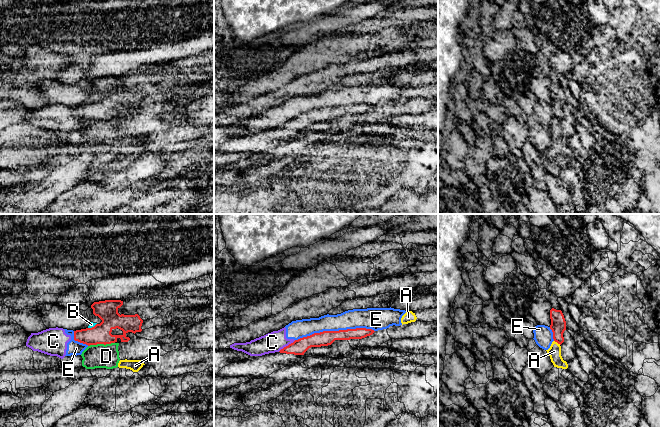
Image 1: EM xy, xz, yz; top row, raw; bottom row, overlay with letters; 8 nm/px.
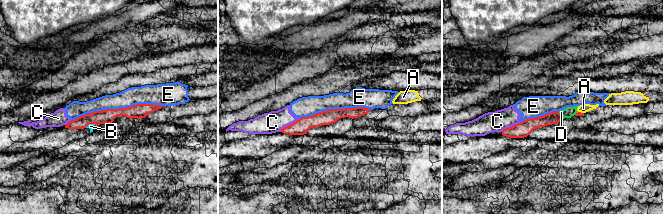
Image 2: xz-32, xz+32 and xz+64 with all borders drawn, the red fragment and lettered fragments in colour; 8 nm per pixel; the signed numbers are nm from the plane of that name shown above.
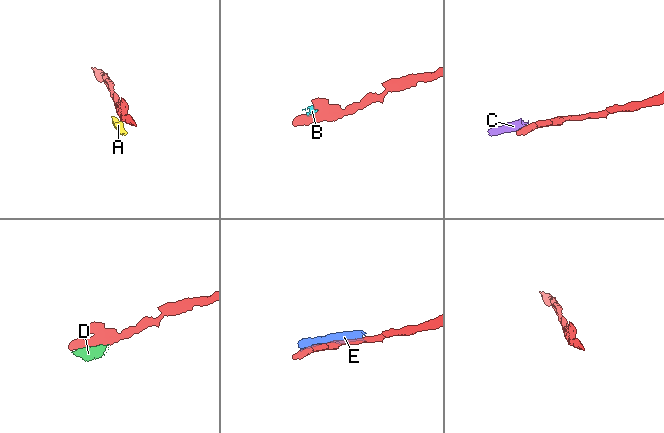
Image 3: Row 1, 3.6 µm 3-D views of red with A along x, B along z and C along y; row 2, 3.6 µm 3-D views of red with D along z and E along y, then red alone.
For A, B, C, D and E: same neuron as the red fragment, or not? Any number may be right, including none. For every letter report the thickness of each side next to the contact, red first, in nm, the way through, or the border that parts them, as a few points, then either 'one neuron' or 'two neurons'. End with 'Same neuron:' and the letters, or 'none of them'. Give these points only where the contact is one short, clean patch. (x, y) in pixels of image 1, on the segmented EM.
A: calibres 130 and 100 nm; border yz (554, 340), (560, 344); two neurons
B: calibres 170 and 50 nm; one neuron
C: calibres 120 and 160 nm; border xz (295, 340), (278, 351); two neurons
D: calibres 160 and 190 nm; two neurons
E: calibres 120 and 160 nm; two neurons
Same neuron: B

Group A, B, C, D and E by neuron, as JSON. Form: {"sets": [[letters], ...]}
{"sets": [["A", "D"], ["B"], ["C", "E"]]}

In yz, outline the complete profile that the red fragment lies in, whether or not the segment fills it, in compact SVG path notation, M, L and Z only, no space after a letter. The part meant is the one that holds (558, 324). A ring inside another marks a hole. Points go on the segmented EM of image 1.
M548 291L545 297L552 305L552 309L550 310L550 329L553 332L553 339L561 345L564 342L563 333L566 330L566 321L561 311L558 297L554 293Z

